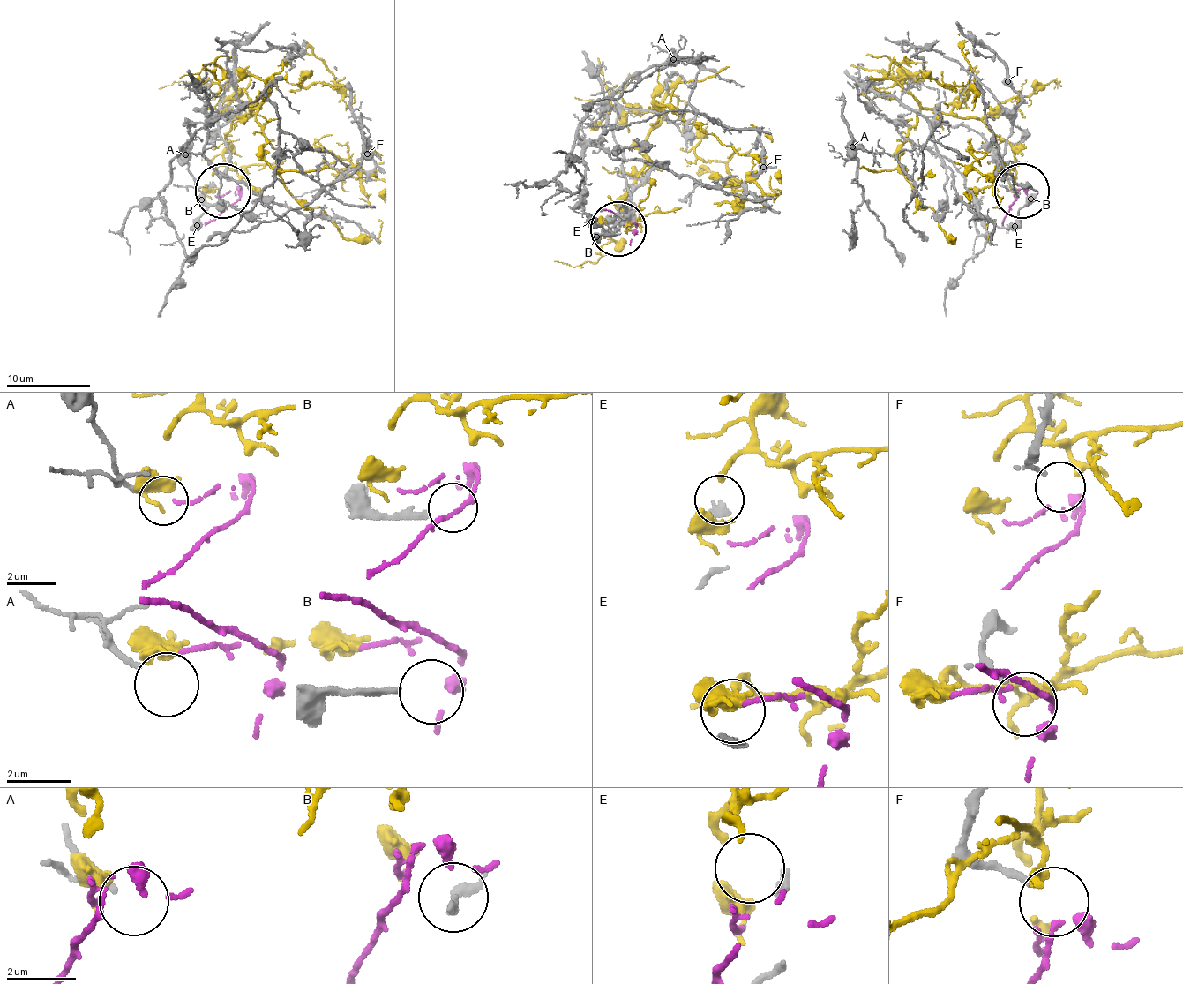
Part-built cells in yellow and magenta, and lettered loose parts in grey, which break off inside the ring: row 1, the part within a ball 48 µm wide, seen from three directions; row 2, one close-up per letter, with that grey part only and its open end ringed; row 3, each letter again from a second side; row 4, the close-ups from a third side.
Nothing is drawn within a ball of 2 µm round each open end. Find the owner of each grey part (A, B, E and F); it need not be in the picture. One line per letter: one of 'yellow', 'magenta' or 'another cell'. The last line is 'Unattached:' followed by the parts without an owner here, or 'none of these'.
A: another cell
B: another cell
E: yellow
F: magenta
Unattached: A, B

